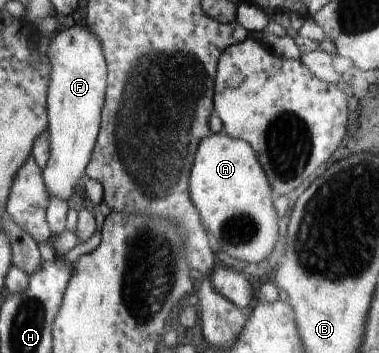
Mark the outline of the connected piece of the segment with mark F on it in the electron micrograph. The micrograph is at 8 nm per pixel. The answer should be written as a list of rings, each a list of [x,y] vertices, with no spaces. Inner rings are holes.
[[[78,23],[70,29],[59,28],[50,41],[46,55],[51,63],[47,89],[48,139],[51,146],[42,175],[48,199],[60,198],[66,202],[84,177],[92,157],[106,93],[107,65],[99,39]]]

